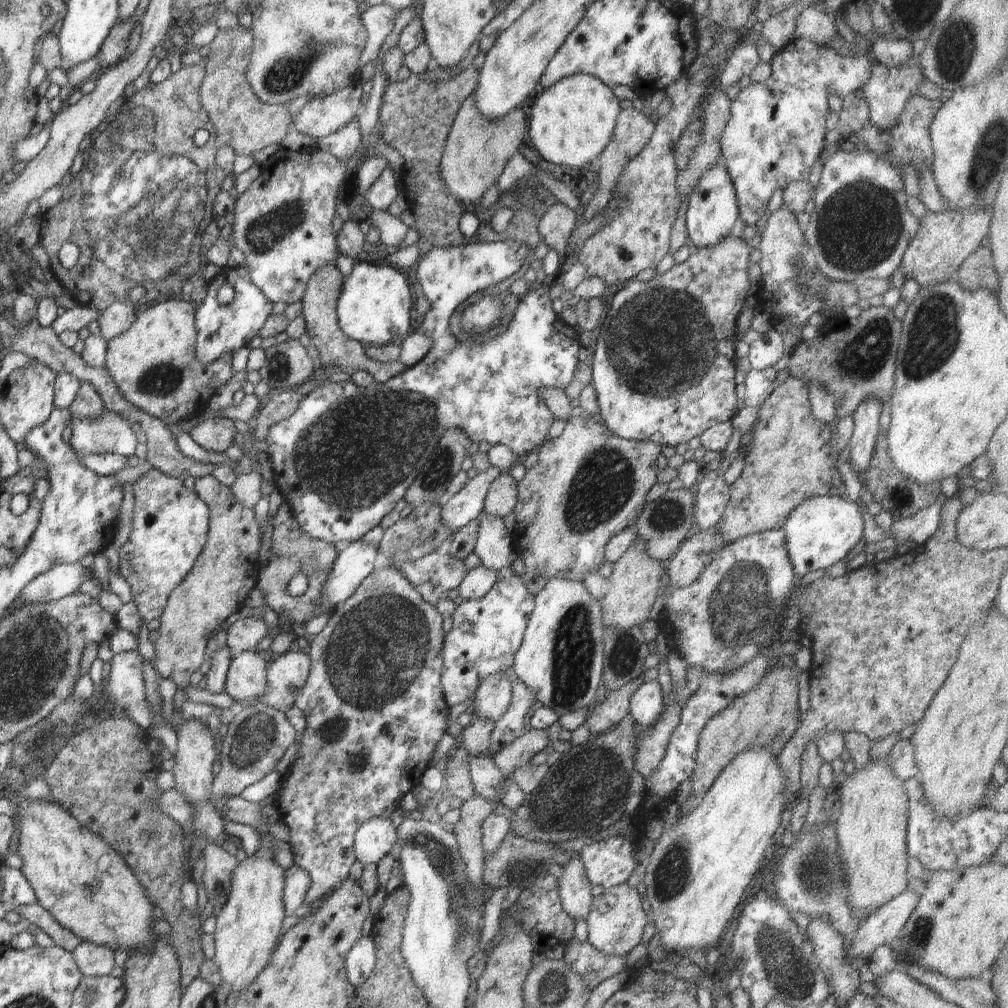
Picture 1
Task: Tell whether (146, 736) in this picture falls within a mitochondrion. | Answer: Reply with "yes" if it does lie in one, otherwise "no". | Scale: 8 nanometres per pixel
no

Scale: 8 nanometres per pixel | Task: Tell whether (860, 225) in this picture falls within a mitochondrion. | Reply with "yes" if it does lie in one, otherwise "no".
yes

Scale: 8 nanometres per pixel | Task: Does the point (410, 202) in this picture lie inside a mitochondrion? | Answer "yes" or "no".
no

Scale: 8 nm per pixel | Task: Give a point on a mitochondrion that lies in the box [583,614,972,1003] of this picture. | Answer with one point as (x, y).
(672, 874)

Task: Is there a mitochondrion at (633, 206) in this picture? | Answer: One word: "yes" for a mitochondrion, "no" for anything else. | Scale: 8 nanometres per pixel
yes

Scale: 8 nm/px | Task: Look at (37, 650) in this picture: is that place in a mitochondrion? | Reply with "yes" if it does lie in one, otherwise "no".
yes

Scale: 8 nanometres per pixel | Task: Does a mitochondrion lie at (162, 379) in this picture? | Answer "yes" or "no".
yes

